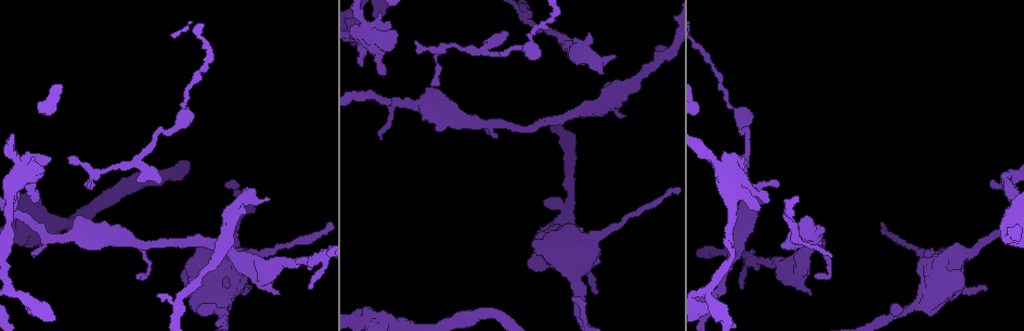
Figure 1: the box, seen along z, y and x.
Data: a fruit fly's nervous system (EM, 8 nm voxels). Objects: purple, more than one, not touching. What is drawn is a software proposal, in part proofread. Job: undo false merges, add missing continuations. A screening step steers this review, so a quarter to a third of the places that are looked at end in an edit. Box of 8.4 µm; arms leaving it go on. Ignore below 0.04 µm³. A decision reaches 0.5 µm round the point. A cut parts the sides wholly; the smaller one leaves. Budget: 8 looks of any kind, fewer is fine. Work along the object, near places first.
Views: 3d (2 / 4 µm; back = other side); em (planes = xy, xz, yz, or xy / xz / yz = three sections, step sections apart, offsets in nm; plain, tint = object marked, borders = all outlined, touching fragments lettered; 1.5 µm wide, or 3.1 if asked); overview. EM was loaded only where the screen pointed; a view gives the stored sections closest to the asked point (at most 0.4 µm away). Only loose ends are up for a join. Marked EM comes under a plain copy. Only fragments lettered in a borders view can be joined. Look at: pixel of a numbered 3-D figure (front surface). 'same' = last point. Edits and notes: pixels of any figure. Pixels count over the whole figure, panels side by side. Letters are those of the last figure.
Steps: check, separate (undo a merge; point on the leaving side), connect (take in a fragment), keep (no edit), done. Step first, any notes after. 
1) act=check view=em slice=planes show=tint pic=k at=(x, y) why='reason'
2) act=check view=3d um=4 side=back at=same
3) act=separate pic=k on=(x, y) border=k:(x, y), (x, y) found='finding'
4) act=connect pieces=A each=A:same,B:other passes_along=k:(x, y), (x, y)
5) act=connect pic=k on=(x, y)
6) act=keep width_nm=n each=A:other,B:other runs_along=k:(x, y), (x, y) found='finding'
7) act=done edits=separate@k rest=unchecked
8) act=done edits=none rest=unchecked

act=check view=em slice=xy step=4 show=borders pic=1 at=(160, 179)

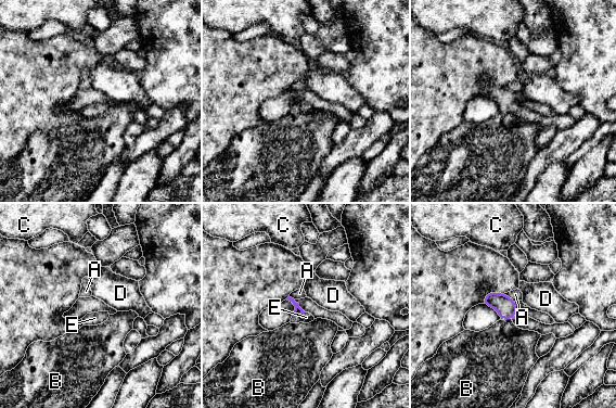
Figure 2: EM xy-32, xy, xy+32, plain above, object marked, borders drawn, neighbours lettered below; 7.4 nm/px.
act=connect pieces=E each=A:other,B:other,C:other,D:other,E:same passes_along=2:(298, 310), (298, 314), (306, 317) found='it goes on there'

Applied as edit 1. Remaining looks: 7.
act=check view=overview why='see it whole again'

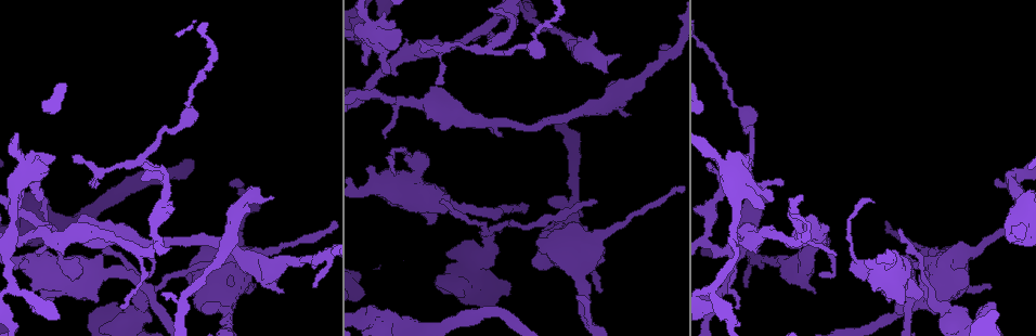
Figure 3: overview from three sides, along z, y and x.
act=check view=em slice=yz step=8 show=borders pic=3 at=(822, 278)

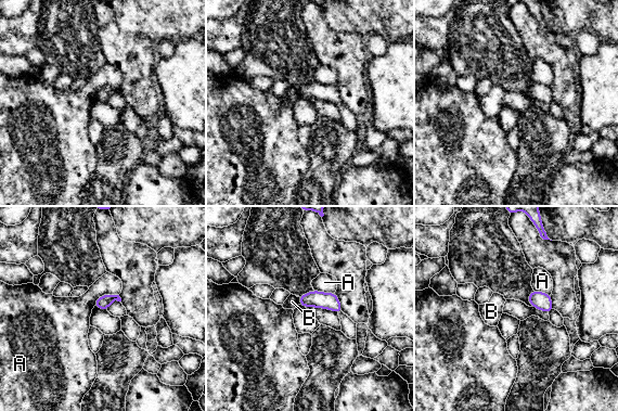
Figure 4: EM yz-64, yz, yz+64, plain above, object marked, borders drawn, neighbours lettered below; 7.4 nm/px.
act=keep each=A:other,B:other border=4:(118, 294), (103, 294), (93, 305) found='no lettered fragment goes on from it'

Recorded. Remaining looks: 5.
act=check view=em slice=planes show=borders pic=3 at=(254, 285) why='branch stops here'

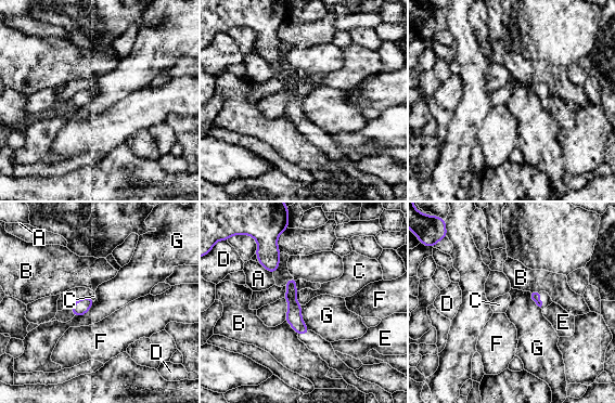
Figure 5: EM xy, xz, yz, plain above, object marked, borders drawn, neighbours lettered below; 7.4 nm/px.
act=connect pieces=C each=A:other,B:other,C:same,D:other,E:other,F:other,G:other found='it goes on there'

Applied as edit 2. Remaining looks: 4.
act=done edits=connect@2,connect@5 rest=unchecked

